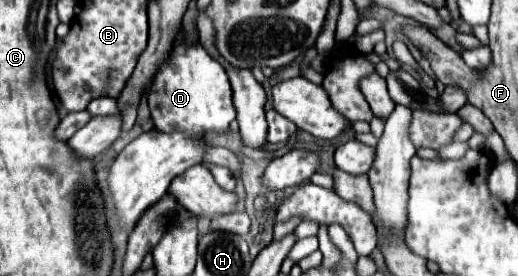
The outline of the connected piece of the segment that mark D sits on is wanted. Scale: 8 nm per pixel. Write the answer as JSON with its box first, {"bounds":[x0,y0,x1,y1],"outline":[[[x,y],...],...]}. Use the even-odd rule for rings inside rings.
{"bounds":[144,32,236,134],"outline":[[[182,32],[176,34],[176,44],[172,46],[168,60],[160,64],[150,80],[150,86],[144,92],[148,96],[154,126],[160,132],[186,130],[192,134],[222,134],[236,118],[236,108],[232,104],[232,86],[228,82],[226,70],[214,58],[210,58],[200,42],[186,42]]]}

